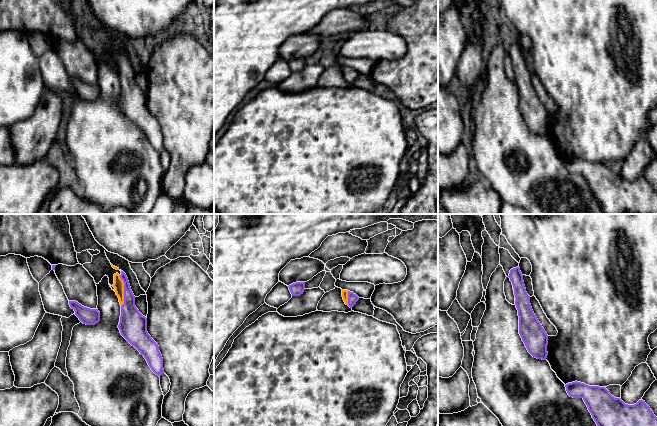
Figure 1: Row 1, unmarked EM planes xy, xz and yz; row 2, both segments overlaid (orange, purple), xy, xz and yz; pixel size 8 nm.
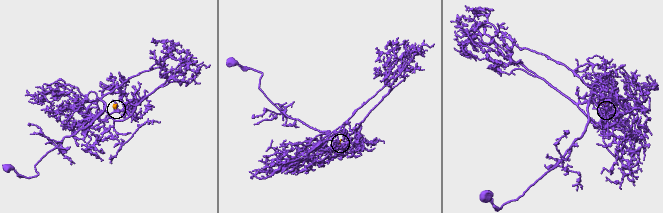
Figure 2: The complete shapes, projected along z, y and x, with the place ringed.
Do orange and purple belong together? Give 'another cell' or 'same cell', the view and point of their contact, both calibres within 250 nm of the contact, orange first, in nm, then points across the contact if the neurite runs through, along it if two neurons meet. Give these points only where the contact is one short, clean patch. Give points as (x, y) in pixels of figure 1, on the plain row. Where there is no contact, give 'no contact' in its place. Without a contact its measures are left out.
same cell; meets orange in xy at (123, 67); 80 nm thick on the orange side, 190 nm on the other; runs through xy (118, 60), (123, 67), (127, 75), (131, 96)

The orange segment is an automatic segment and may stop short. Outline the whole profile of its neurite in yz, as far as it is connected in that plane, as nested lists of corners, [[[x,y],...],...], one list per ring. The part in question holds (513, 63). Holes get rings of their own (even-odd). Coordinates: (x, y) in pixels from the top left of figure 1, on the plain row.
[[[520,44],[511,45],[508,53],[513,61],[522,117],[533,133],[546,136],[548,111],[532,86],[530,72],[526,68]]]

